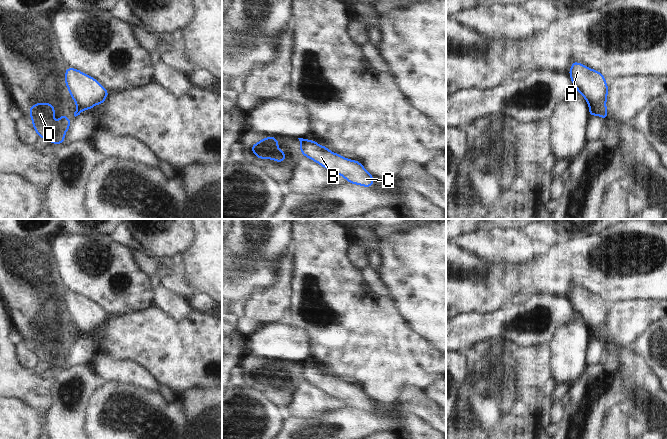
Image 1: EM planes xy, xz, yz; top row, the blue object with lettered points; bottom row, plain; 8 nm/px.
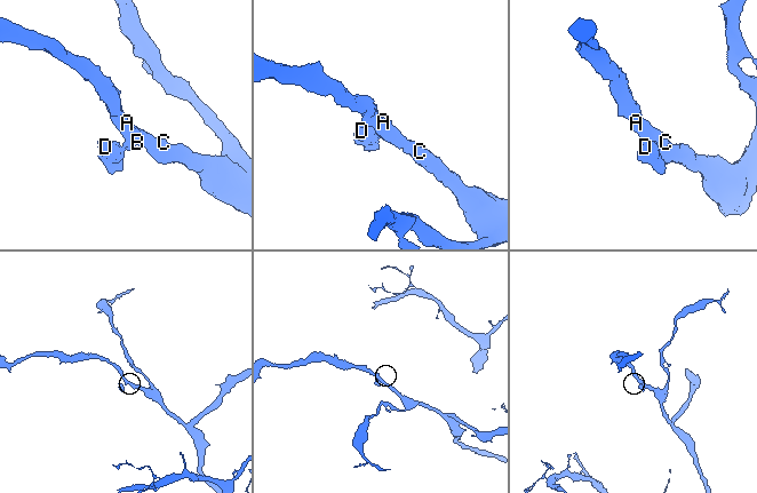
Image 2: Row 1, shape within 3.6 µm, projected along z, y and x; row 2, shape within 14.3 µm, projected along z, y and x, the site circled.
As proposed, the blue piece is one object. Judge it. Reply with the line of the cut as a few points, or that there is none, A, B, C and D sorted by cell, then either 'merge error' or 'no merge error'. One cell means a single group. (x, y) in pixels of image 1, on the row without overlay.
cut in yz along (589, 330), (595, 330), (601, 339); A B C / D; merge error

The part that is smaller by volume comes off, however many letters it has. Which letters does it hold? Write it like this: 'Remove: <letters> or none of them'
Remove: D

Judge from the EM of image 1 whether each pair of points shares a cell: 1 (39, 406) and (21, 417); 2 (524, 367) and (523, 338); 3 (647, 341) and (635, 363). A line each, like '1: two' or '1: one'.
1: two
2: two
3: two

